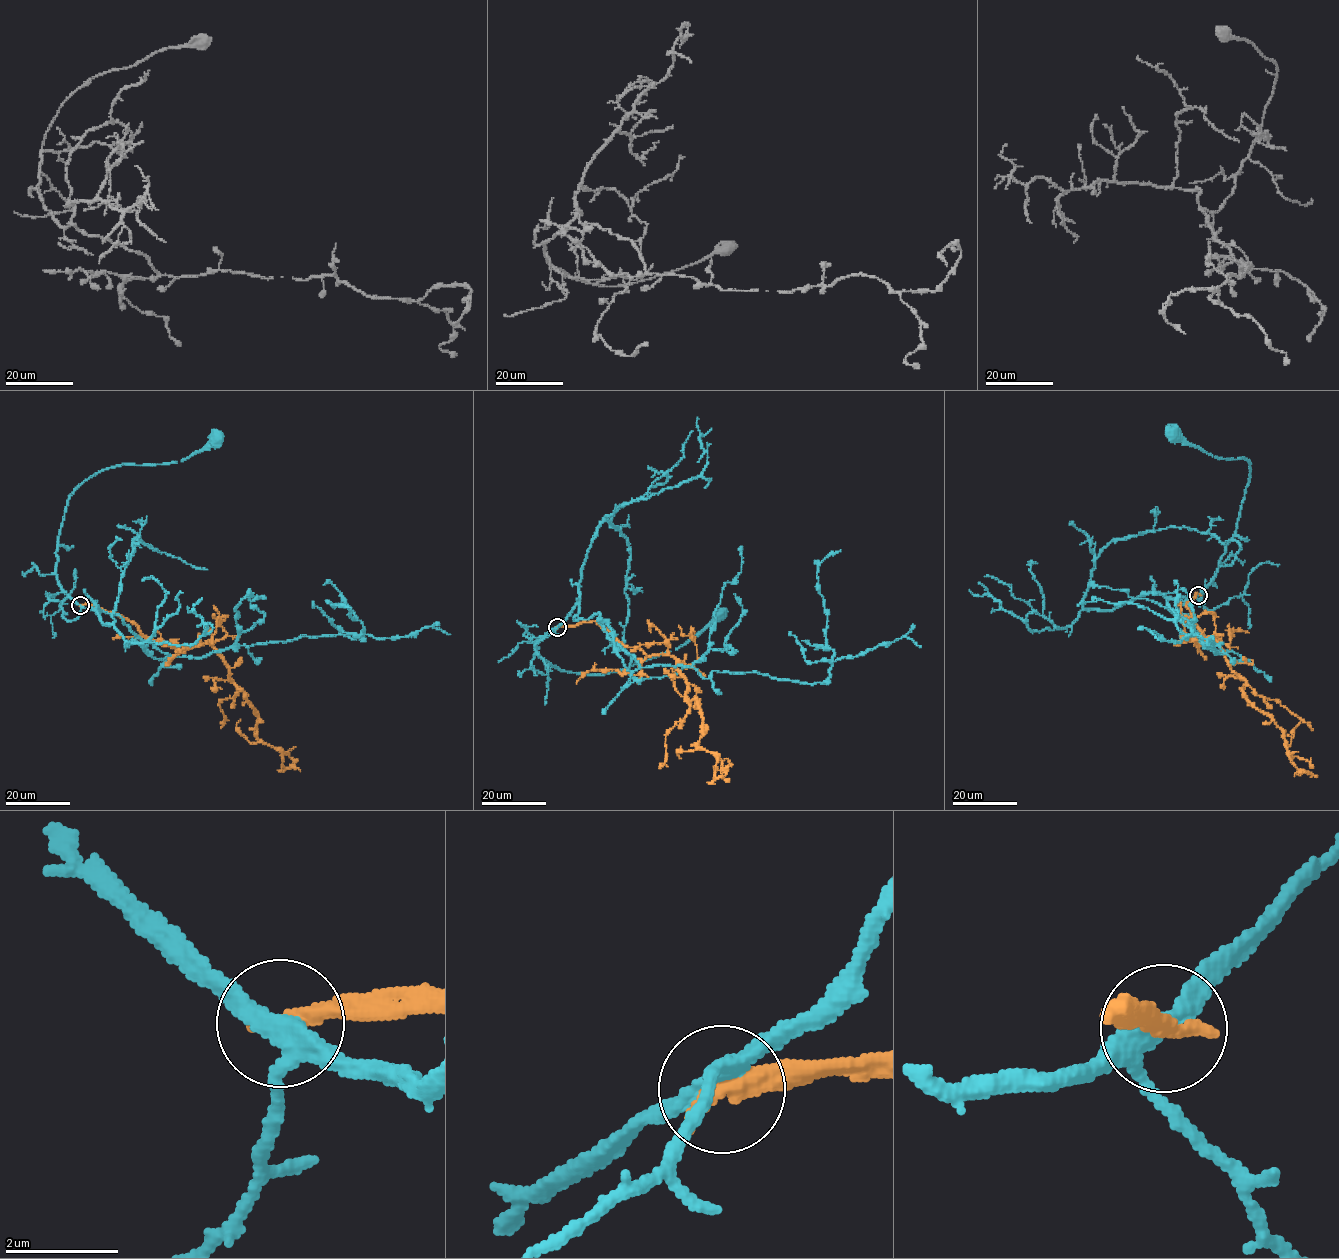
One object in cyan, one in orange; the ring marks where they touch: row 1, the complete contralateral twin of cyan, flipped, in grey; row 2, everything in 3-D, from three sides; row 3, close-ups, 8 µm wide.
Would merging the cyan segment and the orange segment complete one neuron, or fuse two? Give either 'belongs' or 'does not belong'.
does not belong

